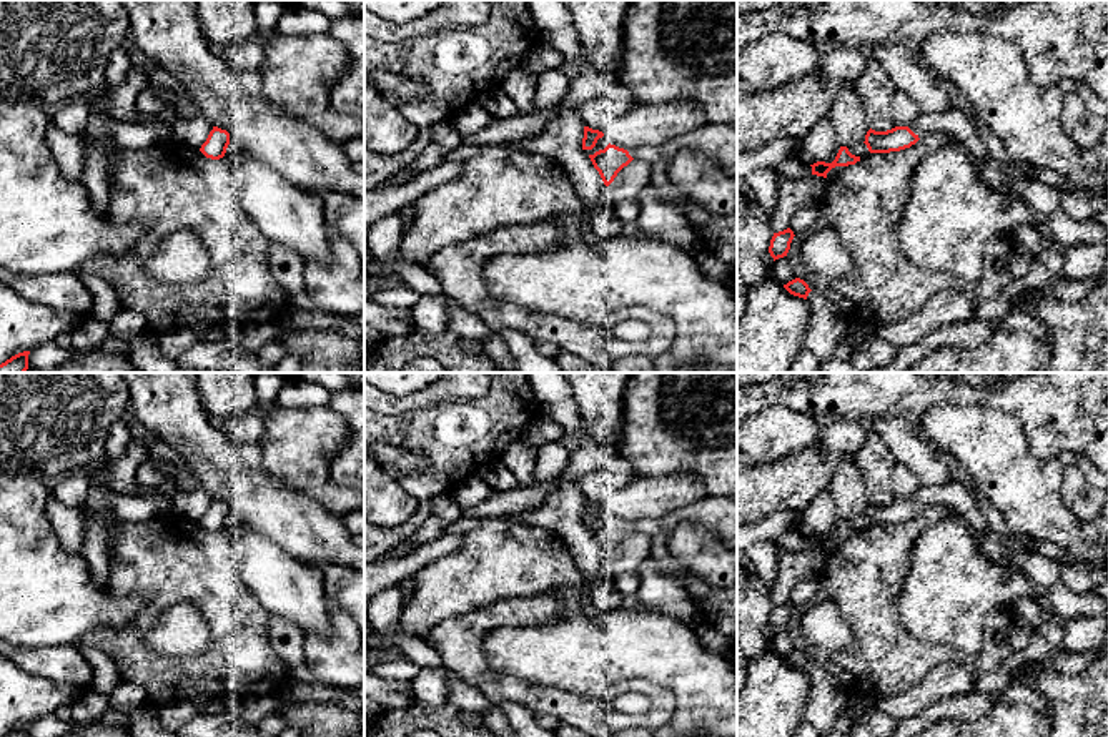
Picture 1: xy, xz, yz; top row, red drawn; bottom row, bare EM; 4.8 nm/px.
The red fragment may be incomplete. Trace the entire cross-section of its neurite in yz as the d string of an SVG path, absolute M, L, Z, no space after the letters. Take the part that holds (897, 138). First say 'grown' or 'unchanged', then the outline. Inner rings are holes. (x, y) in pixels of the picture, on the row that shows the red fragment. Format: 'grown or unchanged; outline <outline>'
unchanged; outline M895 126L887 131L875 131L870 128L863 143L870 153L890 153L910 148L918 140L918 135L915 135L908 126Z

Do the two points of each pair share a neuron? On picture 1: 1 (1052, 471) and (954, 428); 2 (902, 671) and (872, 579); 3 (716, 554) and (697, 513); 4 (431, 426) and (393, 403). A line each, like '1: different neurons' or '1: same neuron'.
1: same neuron
2: same neuron
3: different neurons
4: different neurons

